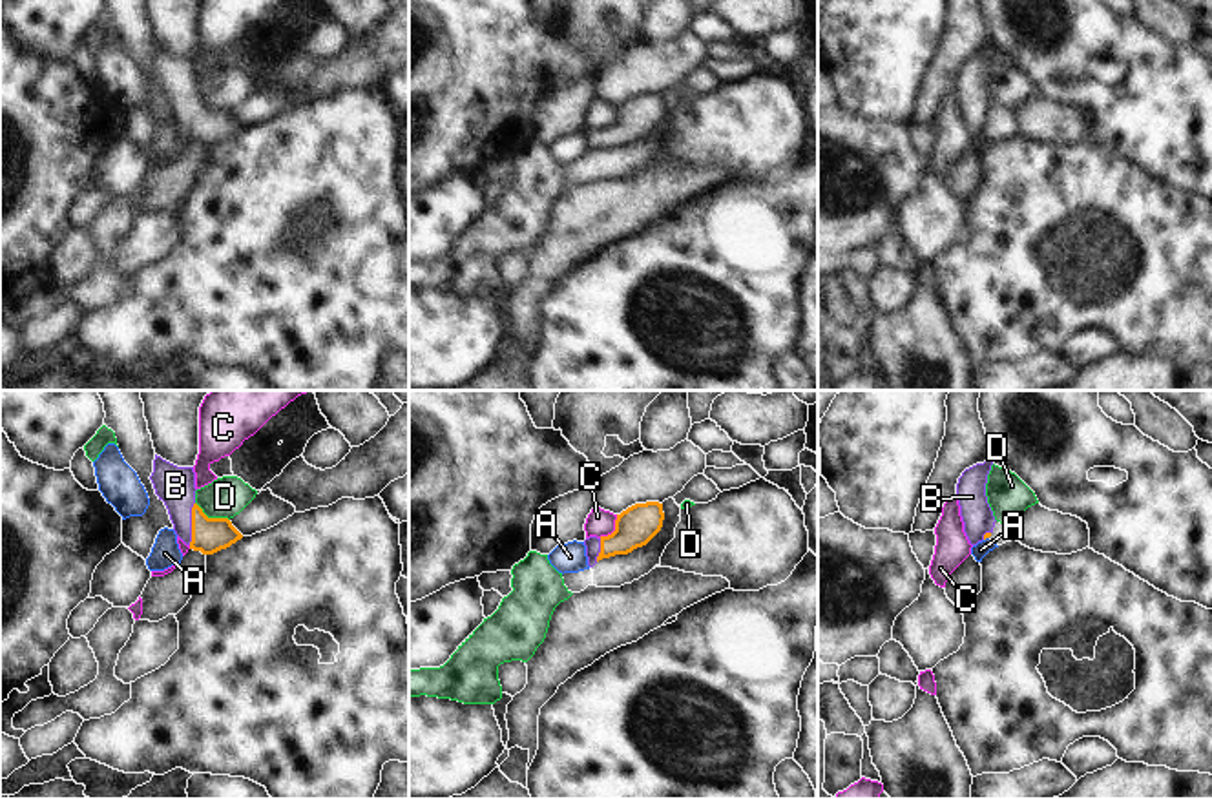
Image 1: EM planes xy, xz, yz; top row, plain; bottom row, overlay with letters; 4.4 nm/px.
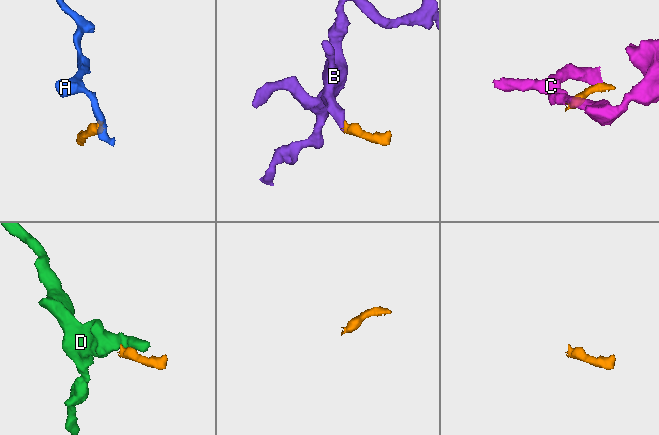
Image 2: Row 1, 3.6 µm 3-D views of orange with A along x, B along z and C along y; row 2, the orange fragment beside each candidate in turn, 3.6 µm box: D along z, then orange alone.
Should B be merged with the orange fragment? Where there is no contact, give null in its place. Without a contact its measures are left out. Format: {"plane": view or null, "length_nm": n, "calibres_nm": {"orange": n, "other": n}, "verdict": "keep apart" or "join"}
{"plane": "xy", "length_nm": 190, "calibres_nm": {"orange": 160, "other": 180}, "verdict": "join"}

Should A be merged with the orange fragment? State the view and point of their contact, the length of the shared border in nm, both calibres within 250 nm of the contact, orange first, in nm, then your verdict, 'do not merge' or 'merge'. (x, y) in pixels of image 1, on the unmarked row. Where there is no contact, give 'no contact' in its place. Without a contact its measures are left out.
yz (986, 128) | 30 nm | 20/70 nm | do not merge

